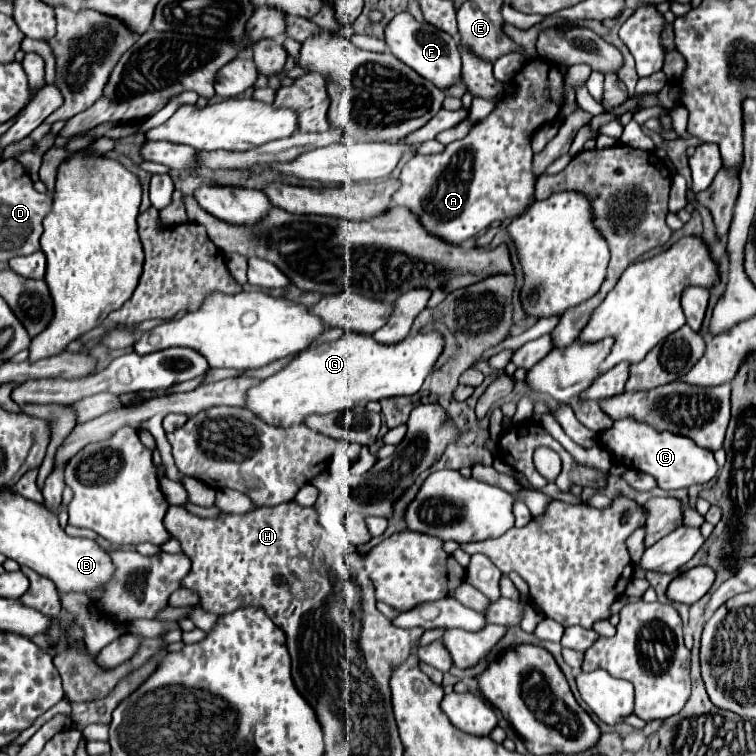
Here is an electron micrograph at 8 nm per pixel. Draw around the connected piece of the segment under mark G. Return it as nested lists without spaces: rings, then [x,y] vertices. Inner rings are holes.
[[[345,333],[339,341],[323,343],[321,347],[311,347],[299,353],[291,363],[287,363],[275,375],[259,381],[245,393],[245,407],[271,427],[293,427],[303,425],[309,415],[329,415],[331,411],[347,411],[357,405],[367,405],[367,401],[379,401],[383,397],[413,395],[421,389],[425,377],[433,369],[439,353],[443,349],[443,339],[439,333],[419,333],[407,337],[395,345],[377,343],[373,337],[363,337],[355,333]]]

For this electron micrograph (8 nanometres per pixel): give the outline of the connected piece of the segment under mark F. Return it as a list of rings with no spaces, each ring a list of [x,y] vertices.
[[[401,11],[387,23],[385,41],[387,41],[389,51],[399,61],[403,61],[411,69],[415,69],[419,75],[423,75],[433,85],[437,85],[441,89],[455,85],[455,79],[461,73],[461,55],[457,49],[457,41],[451,35],[447,35],[445,31],[439,31],[437,27],[433,27],[425,21],[417,21],[411,13]]]

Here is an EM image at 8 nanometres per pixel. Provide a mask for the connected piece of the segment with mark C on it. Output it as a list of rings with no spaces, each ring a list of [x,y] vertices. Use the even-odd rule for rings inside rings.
[[[633,417],[613,421],[611,429],[597,433],[597,443],[613,457],[613,461],[629,469],[653,475],[659,481],[659,487],[665,491],[685,489],[695,483],[707,483],[717,475],[717,461],[713,457],[713,451],[697,447],[697,443],[693,443],[693,439],[689,437],[673,435],[671,431],[657,431]]]

